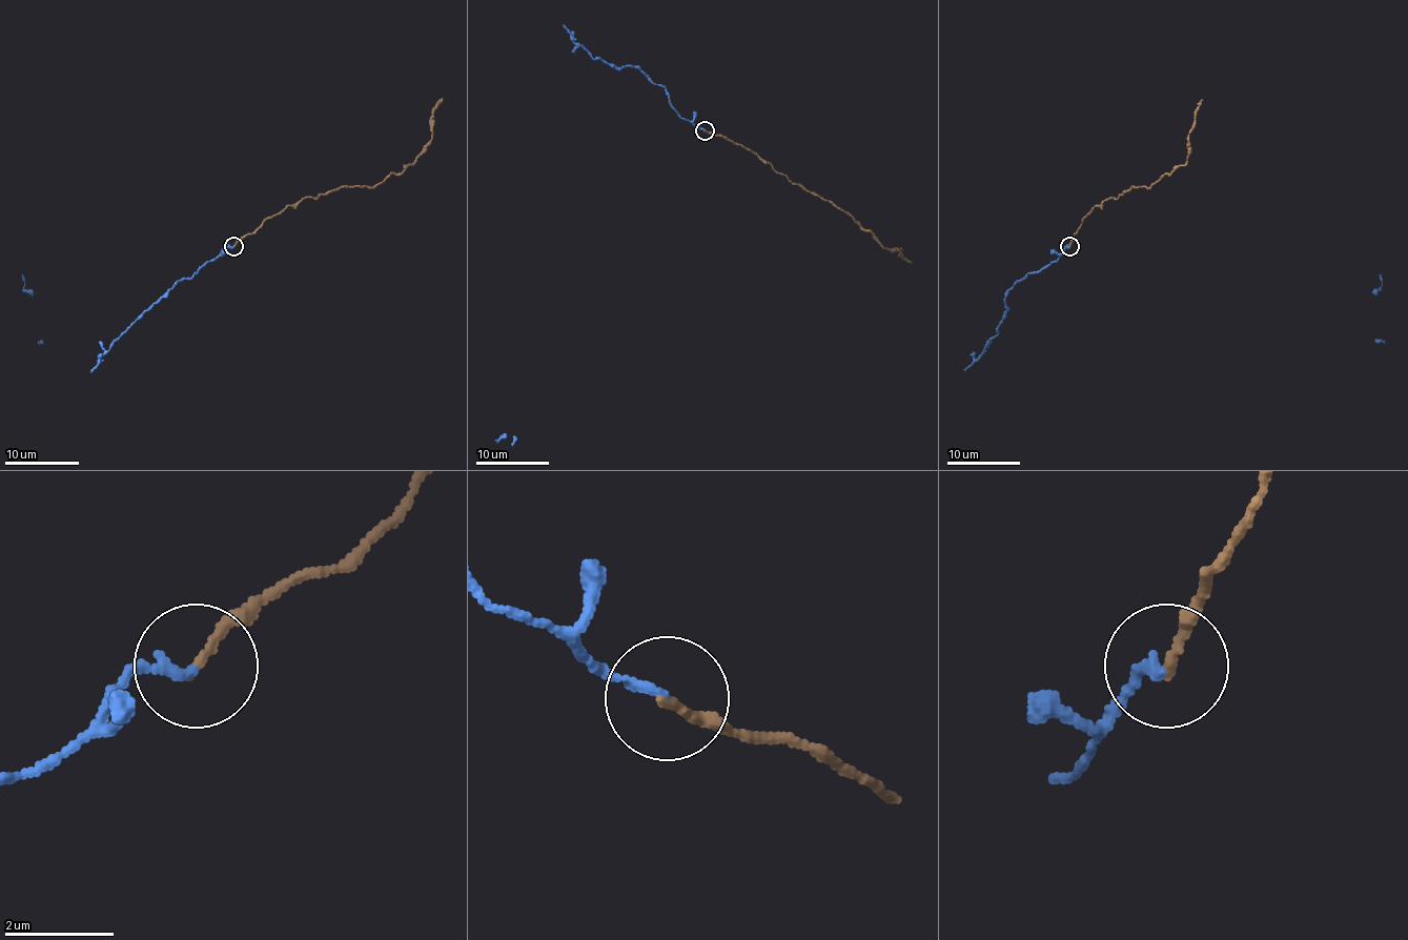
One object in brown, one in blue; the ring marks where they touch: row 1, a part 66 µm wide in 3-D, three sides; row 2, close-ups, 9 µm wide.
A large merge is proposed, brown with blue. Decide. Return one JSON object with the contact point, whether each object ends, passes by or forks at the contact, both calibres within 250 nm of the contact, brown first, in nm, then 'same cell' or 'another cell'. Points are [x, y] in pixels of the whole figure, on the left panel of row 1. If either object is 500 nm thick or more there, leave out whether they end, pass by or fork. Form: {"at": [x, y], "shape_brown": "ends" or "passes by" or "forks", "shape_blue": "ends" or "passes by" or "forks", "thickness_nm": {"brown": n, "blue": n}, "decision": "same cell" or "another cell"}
{"at": [233, 246], "shape_brown": "ends", "shape_blue": "ends", "thickness_nm": {"brown": 170, "blue": 170}, "decision": "same cell"}

